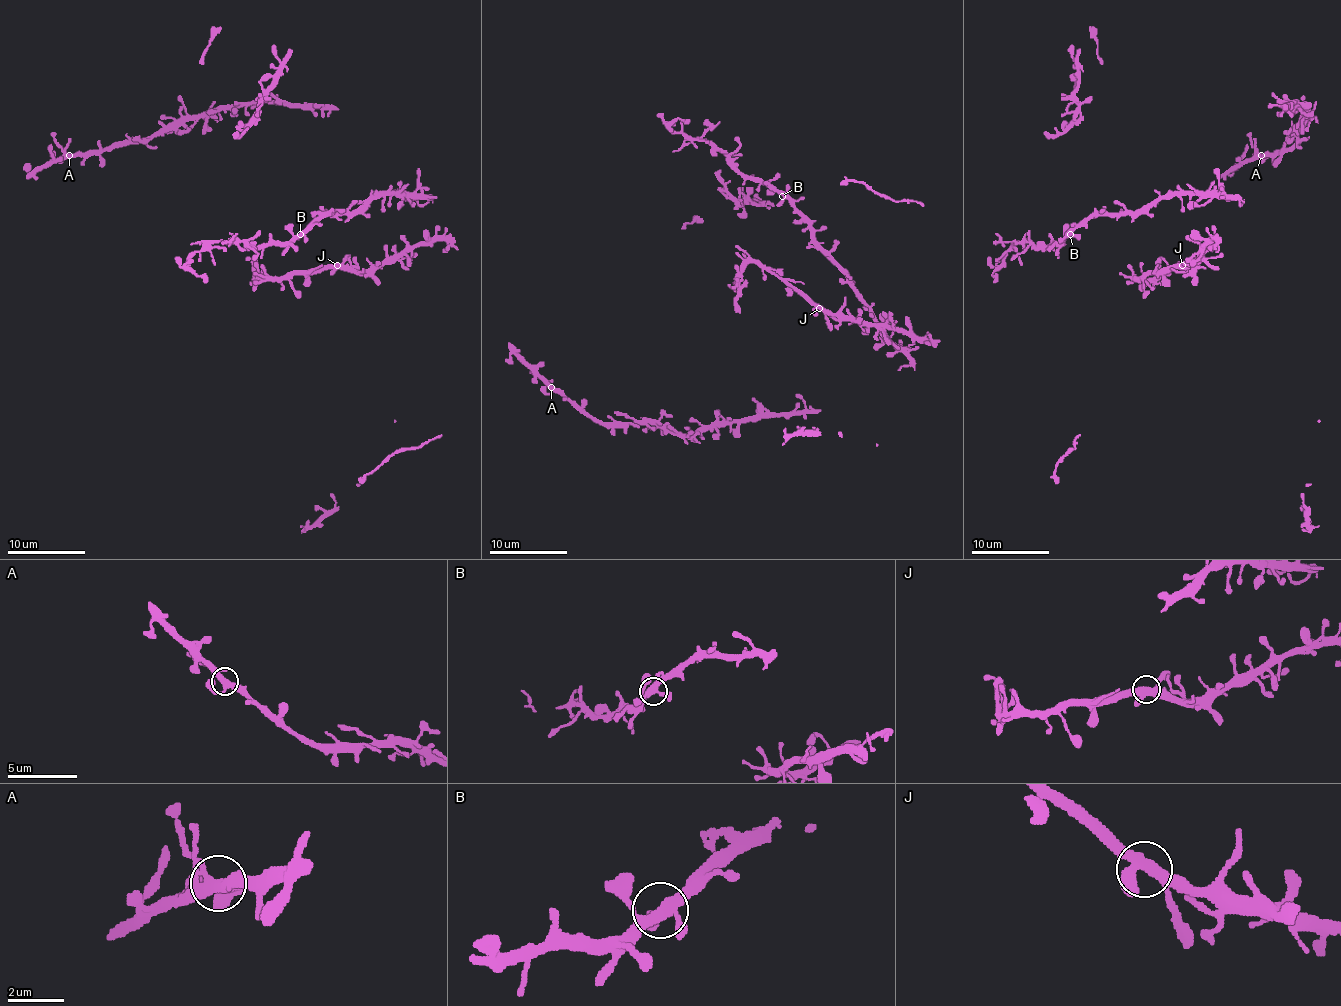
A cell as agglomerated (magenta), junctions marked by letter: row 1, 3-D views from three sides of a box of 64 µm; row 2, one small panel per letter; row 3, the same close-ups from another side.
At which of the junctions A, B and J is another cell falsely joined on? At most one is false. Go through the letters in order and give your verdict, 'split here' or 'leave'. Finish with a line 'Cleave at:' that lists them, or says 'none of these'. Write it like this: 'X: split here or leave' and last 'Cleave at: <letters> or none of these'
A: leave
B: leave
J: leave
Cleave at: none of these

